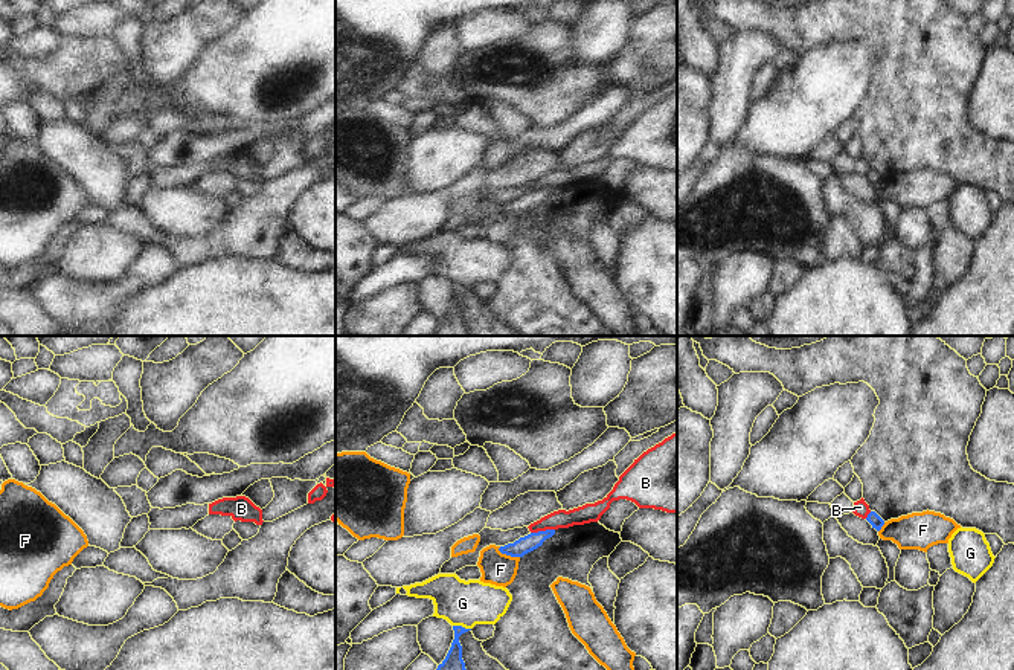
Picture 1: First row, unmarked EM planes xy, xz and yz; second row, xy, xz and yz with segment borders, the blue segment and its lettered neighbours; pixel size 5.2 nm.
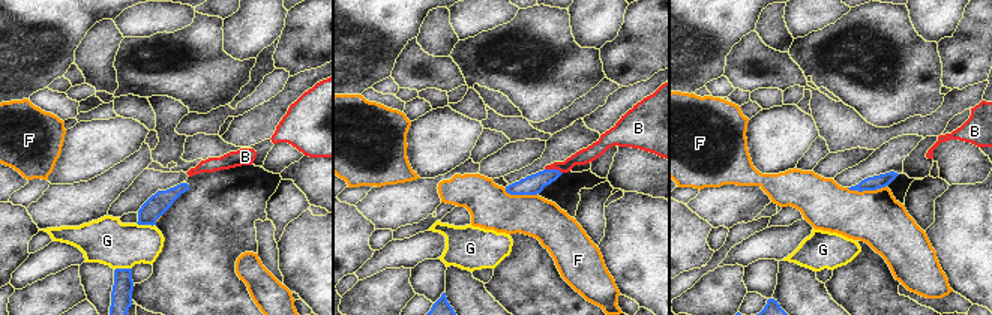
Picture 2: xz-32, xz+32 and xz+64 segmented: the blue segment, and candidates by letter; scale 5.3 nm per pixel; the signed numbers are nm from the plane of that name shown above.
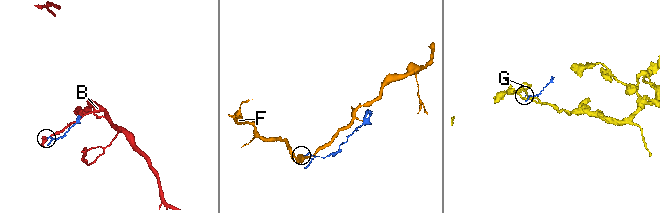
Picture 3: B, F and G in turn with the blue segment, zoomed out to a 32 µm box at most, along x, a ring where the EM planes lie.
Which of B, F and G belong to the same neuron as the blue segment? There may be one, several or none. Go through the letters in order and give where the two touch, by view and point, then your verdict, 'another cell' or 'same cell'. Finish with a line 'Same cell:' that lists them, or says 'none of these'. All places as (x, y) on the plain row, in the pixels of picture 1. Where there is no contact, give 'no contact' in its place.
B: meets blue in xz at (542, 190); another cell
F: meets blue in xz at (508, 212); another cell
G: meets blue in xz at (461, 284); another cell
Same cell: none of these

